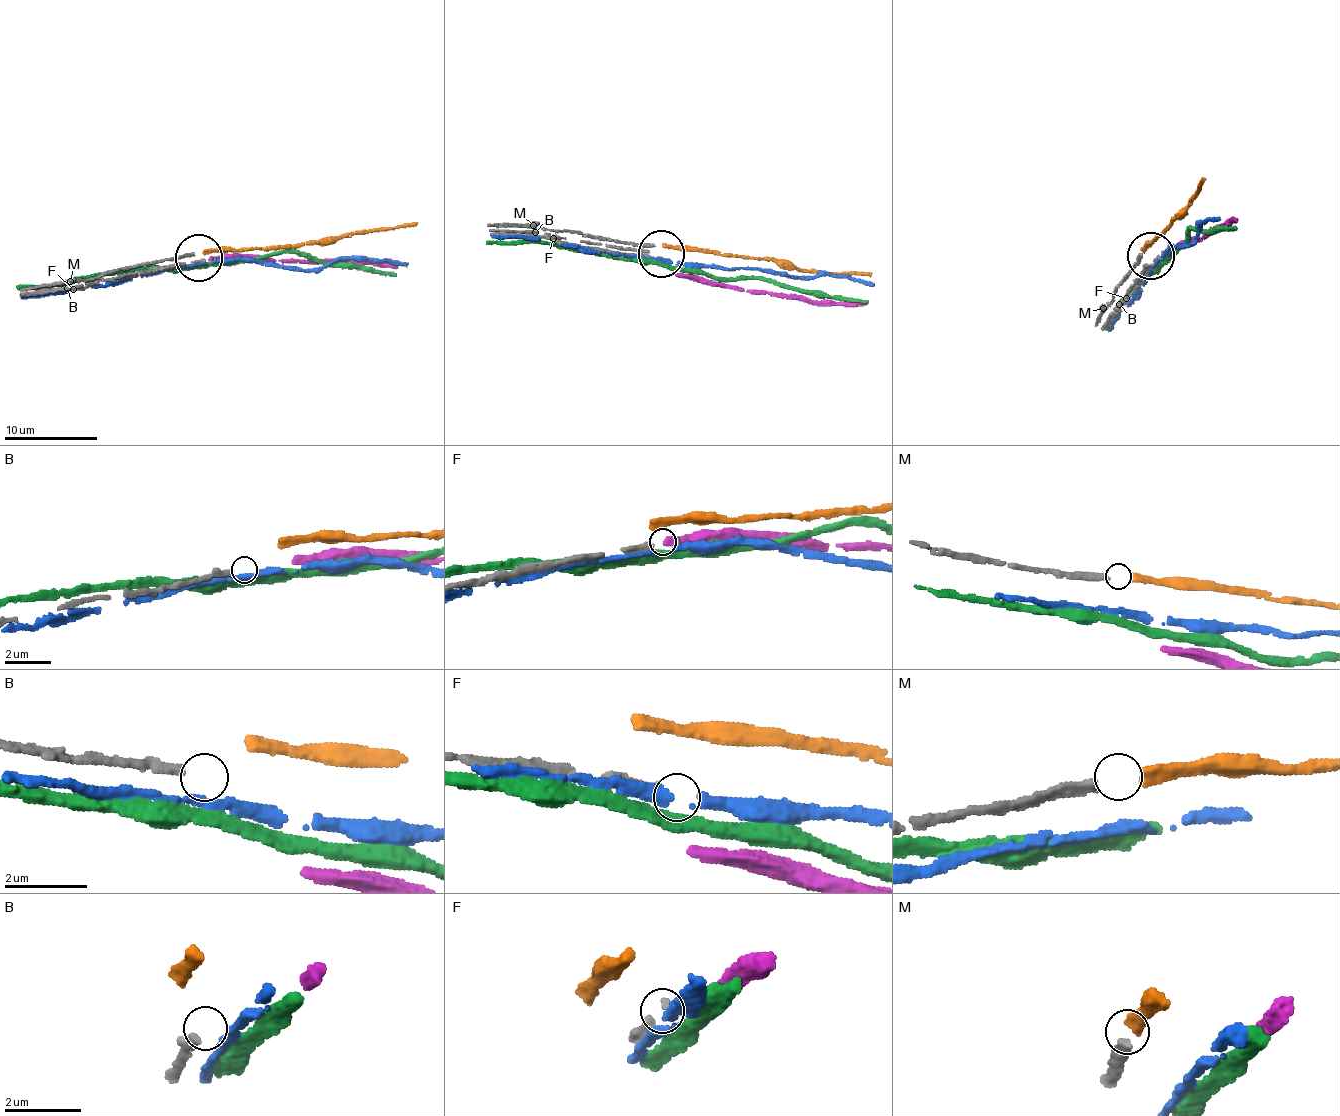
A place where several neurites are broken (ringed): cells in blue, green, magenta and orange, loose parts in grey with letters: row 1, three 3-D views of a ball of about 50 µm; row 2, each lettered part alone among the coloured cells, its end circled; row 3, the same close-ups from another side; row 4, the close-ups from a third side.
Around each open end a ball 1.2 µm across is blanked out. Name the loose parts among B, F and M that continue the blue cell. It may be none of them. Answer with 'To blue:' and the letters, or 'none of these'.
To blue: none of these

